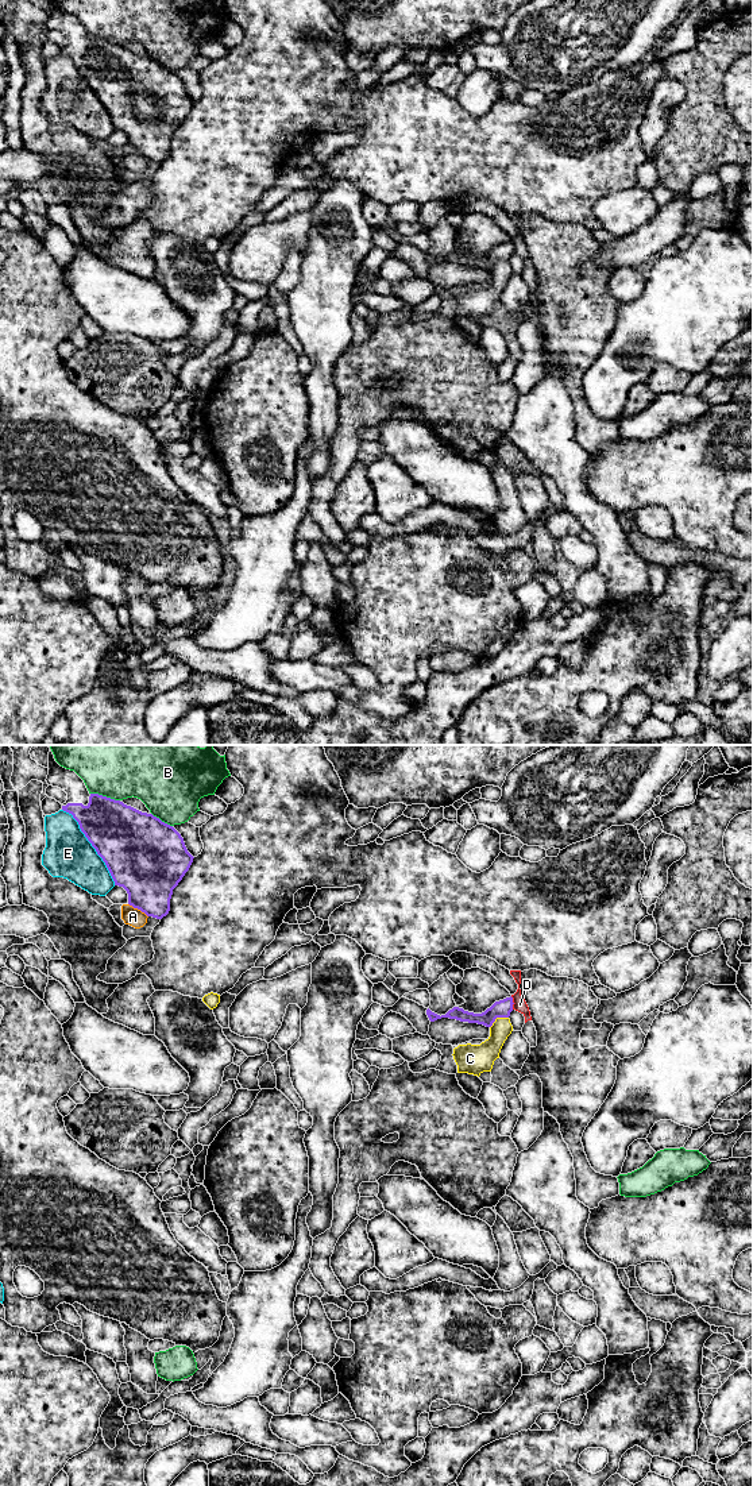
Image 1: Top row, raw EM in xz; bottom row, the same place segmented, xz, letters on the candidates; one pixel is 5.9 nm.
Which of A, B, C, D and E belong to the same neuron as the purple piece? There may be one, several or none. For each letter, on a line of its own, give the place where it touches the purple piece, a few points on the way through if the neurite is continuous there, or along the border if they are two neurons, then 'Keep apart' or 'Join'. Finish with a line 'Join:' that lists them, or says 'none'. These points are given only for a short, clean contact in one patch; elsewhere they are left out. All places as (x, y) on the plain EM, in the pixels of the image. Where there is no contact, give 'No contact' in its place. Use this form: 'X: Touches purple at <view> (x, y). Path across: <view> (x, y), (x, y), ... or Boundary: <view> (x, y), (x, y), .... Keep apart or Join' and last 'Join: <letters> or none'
A: Touches purple at xz (138, 153). Keep apart
B: Touches purple at xz (105, 41). Keep apart
C: Touches purple at xz (497, 261). Keep apart
D: Touches purple at xz (513, 247). Boundary: xz (510, 240), (513, 253). Keep apart
E: Touches purple at xz (92, 89). Keep apart
Join: none

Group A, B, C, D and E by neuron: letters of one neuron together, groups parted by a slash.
A / B / C / D / E

